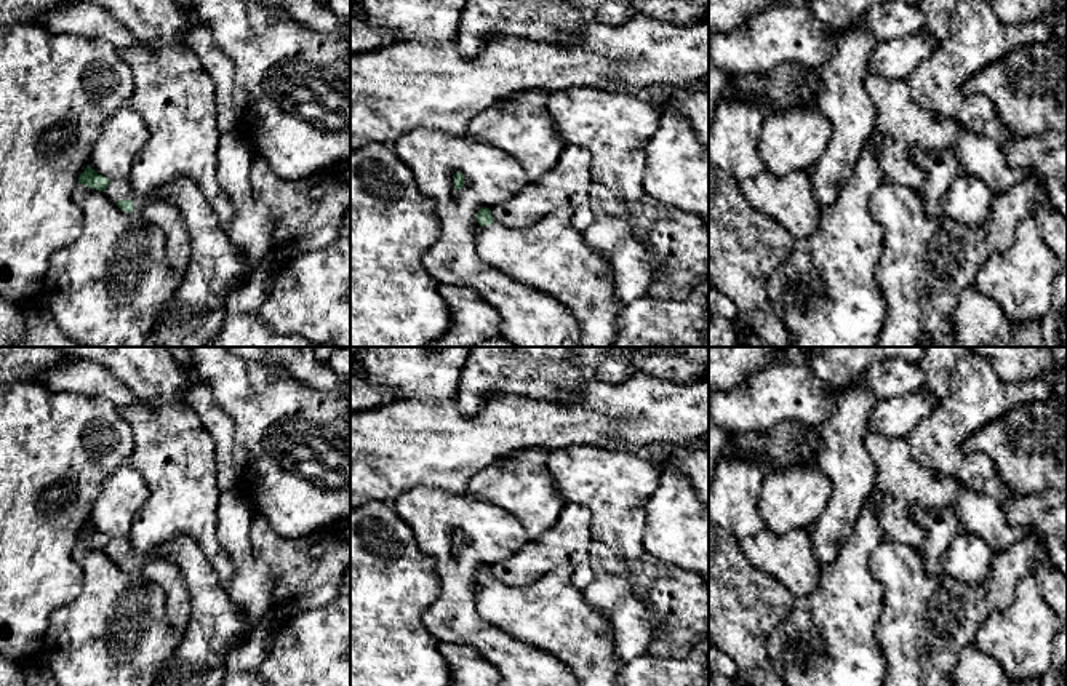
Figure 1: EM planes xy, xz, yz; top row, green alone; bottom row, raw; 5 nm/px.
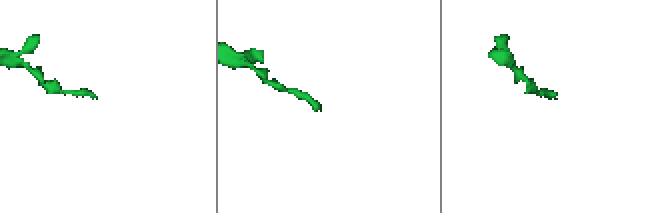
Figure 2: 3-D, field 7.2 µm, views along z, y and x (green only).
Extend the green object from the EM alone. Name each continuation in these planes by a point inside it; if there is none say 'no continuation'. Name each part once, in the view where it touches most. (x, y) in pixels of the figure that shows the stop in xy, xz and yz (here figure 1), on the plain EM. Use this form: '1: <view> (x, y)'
1: xy (115, 549)

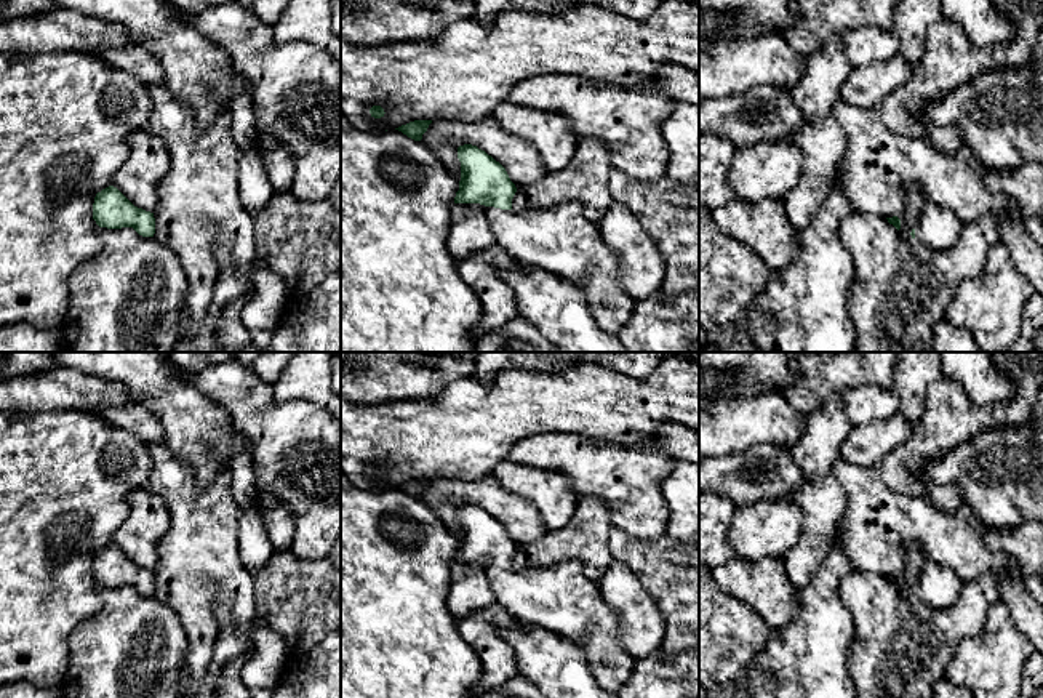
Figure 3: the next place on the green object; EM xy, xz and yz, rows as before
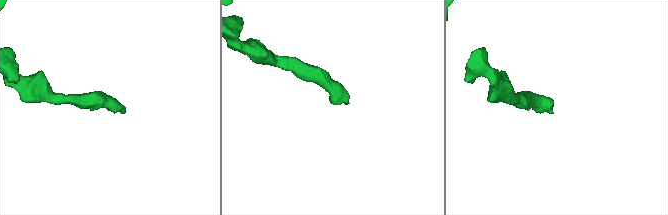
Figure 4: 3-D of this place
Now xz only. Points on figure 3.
1: xz (562, 599)

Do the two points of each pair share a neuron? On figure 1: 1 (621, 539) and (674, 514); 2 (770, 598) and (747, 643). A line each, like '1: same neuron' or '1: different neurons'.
1: different neurons
2: same neuron

